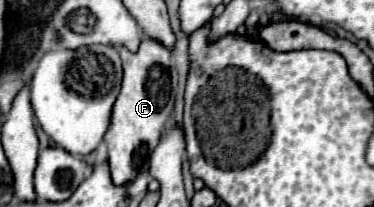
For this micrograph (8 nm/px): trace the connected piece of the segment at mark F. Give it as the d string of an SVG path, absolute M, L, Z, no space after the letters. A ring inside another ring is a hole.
M143 37L137 51L129 51L127 47L121 47L119 51L125 75L121 93L111 111L109 129L105 133L115 185L129 183L139 175L139 171L147 169L147 157L157 147L161 131L165 131L165 123L169 123L177 93L177 69L173 65L171 51L165 45L151 37Z

